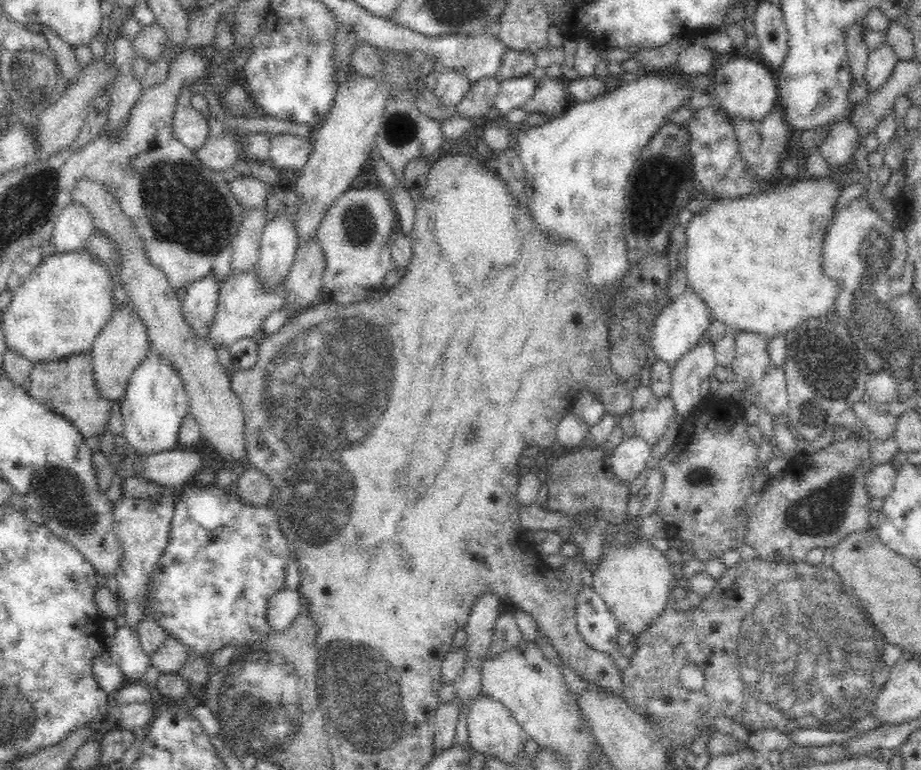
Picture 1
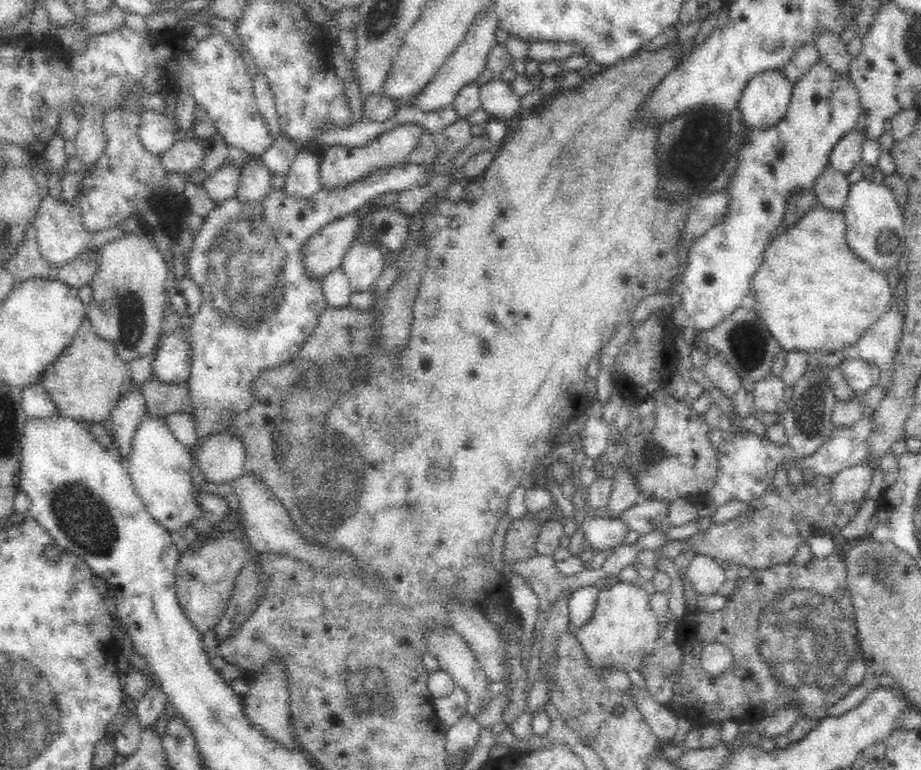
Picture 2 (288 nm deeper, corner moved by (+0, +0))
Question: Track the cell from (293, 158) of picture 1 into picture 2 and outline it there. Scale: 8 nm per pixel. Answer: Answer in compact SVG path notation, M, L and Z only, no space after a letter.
M280 134L278 138L274 138L274 142L264 150L260 158L264 160L264 166L270 170L272 176L284 176L290 172L296 154L298 154L298 144Z

